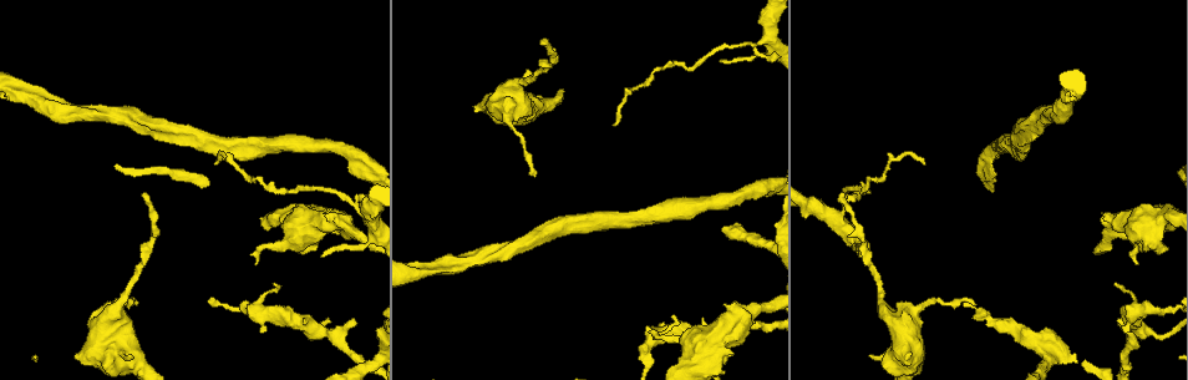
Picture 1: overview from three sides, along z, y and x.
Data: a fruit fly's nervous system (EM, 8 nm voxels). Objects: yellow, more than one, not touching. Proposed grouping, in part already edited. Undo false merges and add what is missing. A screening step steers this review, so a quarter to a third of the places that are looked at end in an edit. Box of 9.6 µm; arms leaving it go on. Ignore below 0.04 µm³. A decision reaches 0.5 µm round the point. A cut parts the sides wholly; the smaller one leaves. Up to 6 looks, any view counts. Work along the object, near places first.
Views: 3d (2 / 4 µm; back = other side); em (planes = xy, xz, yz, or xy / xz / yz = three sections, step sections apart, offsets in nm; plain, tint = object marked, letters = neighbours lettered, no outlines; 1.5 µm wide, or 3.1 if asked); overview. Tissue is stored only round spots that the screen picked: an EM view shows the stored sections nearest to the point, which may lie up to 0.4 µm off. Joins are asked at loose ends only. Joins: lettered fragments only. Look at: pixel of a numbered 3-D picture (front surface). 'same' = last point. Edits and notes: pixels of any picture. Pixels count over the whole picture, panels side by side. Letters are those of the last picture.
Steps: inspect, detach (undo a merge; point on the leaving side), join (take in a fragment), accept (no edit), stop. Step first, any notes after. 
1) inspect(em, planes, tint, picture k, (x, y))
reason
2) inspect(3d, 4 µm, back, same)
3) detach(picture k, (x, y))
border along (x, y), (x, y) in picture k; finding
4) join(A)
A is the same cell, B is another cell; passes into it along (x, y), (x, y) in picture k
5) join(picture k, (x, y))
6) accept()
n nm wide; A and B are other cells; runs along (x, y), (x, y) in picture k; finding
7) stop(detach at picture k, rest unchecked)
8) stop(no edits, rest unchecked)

inspect(em, planes, letters, picture 1, (73, 358))

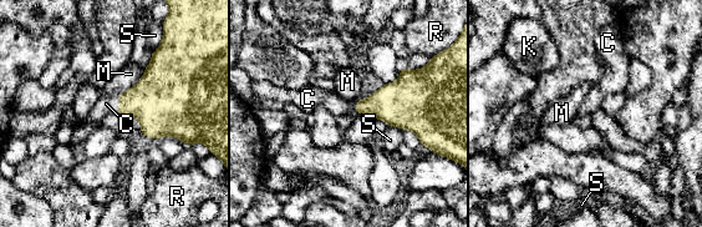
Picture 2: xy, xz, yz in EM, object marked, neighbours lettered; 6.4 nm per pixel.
join(C)
C is the same cell, K, M, R and S are other cells; passes into it along (157, 100), (118, 104), (106, 104) in picture 2; the neuron continues

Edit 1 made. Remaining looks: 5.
inspect(overview)
redraw

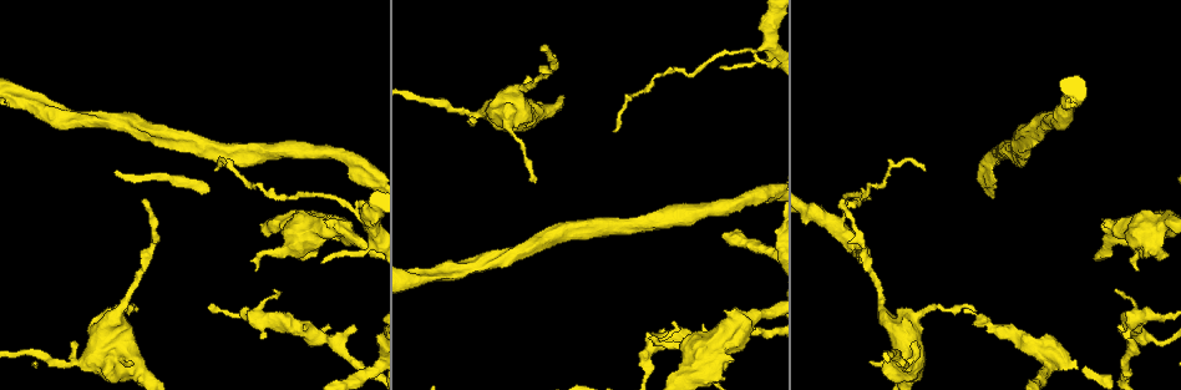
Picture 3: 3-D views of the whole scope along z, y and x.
inspect(em, planes, tint, picture 3, (1139, 268))
an open end

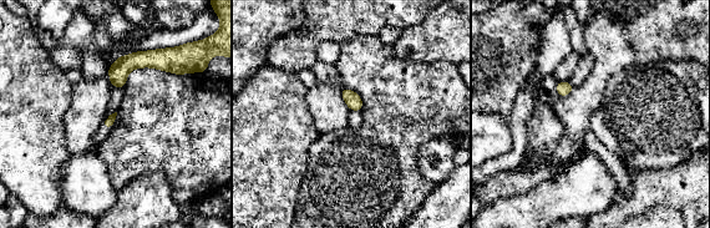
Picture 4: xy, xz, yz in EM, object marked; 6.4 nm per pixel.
inspect(em, planes, letters, same)

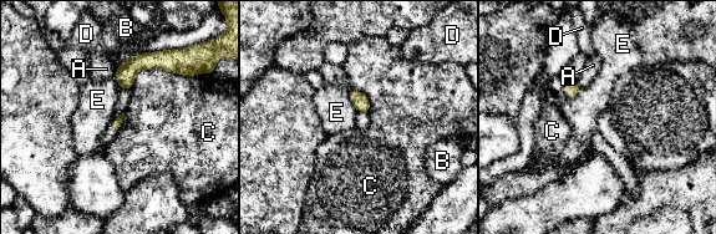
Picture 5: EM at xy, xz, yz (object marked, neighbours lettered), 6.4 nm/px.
accept()
A, B, C, D and E are other cells; border along (193, 75), (142, 69), (131, 87) in picture 5; no lettered fragment goes on from it

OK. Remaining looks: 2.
stop(join at picture 2, rest unchecked)

